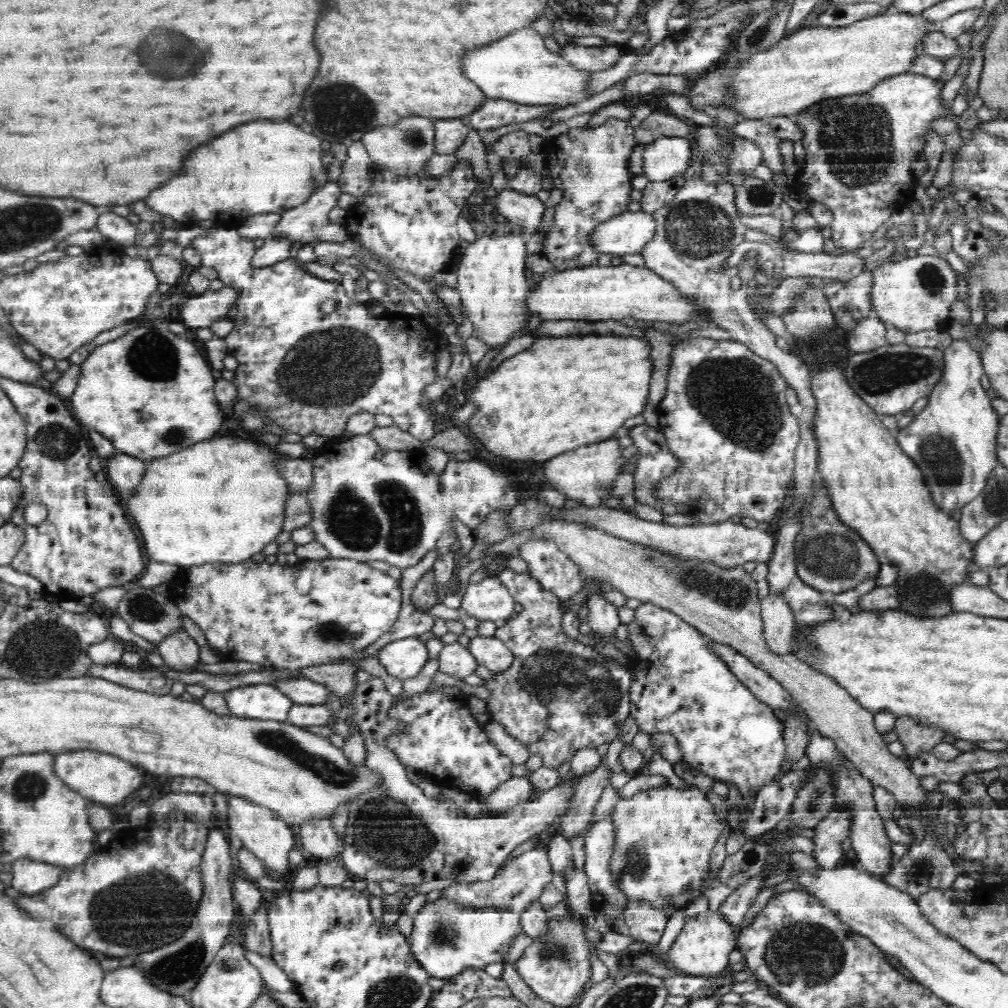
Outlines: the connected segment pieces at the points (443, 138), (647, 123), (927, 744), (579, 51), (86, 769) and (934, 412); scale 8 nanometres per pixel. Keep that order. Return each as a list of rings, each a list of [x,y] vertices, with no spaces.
[[[444,118],[435,122],[435,153],[454,154],[468,136],[468,123],[463,118]]]
[[[654,111],[634,130],[634,139],[637,144],[644,145],[662,136],[686,138],[694,130],[695,126],[691,122],[679,116]]]
[[[897,717],[895,730],[899,735],[898,740],[905,747],[905,754],[916,758],[926,752],[931,753],[932,748],[942,742],[947,735],[936,726],[921,725],[910,717]]]
[[[568,43],[560,48],[561,55],[578,70],[586,72],[600,72],[614,66],[623,55],[616,44],[600,47],[585,47],[575,43]]]
[[[94,750],[65,751],[63,754],[56,755],[55,758],[53,766],[56,776],[78,794],[84,795],[84,798],[89,801],[110,807],[114,804],[125,803],[130,794],[142,787],[142,772],[138,767],[106,752]]]
[[[956,340],[943,352],[944,372],[924,401],[928,408],[922,414],[918,412],[908,428],[895,434],[900,448],[920,469],[936,508],[951,513],[962,510],[986,489],[998,462],[997,432],[1001,416],[994,411],[992,400],[980,385],[984,365],[972,346]]]

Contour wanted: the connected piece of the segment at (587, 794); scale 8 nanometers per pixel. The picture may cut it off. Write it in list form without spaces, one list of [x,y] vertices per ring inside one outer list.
[[[601,763],[592,774],[576,781],[568,812],[562,816],[561,821],[562,829],[564,829],[563,836],[568,840],[579,839],[592,822],[592,815],[602,790],[606,788],[608,782],[611,782],[613,776],[608,772],[607,766]]]

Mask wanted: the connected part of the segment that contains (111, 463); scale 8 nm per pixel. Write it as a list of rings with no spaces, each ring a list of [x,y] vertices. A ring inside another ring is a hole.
[[[116,452],[112,458],[104,461],[106,478],[114,488],[119,499],[129,500],[135,496],[146,464],[139,458]]]

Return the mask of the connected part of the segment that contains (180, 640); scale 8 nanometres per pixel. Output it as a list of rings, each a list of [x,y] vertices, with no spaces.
[[[184,629],[165,635],[157,650],[165,660],[164,667],[178,672],[195,672],[194,666],[200,661],[200,647]]]

